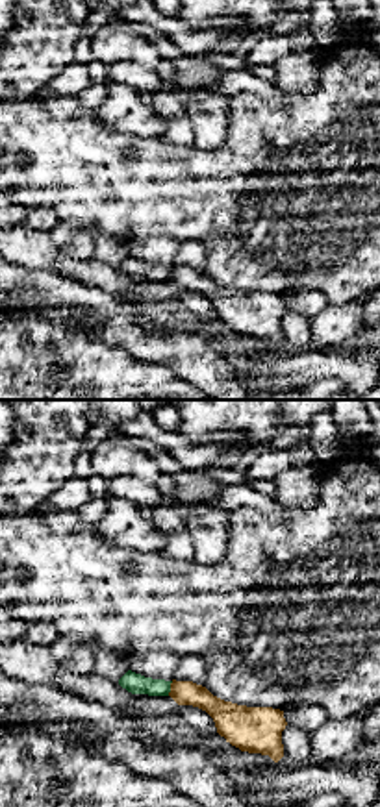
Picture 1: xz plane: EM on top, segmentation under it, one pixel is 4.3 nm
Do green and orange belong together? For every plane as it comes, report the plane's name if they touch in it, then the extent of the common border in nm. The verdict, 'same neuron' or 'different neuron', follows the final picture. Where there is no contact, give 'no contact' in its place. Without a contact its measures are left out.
meets green in xz; contact 70 nm long

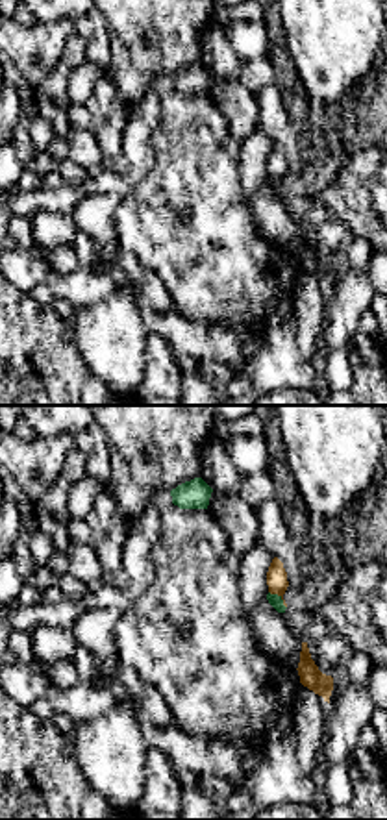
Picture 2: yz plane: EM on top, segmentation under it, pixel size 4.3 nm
meets green in yz; contact 110 nm long

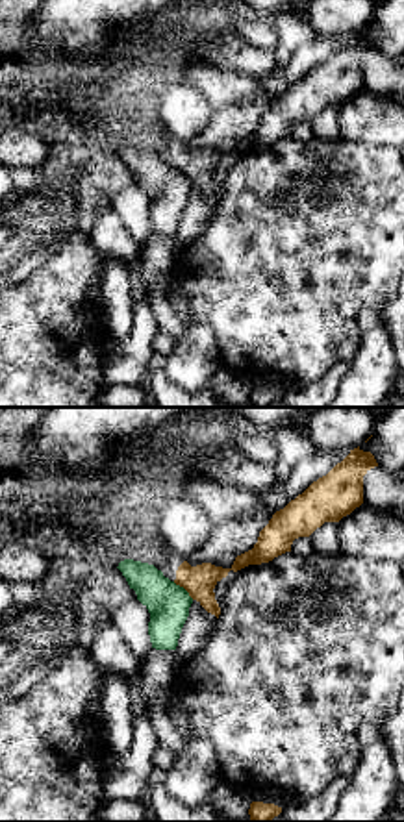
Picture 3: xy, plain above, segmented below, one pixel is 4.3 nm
meets green in xy; contact 120 nm long

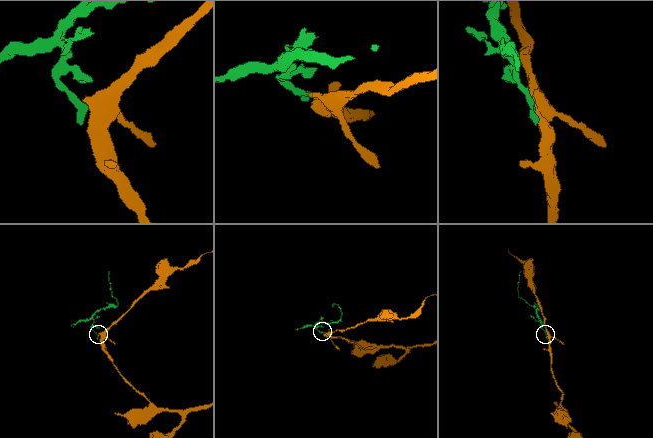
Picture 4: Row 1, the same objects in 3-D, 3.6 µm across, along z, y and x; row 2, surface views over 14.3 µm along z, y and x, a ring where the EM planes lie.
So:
different neuron

